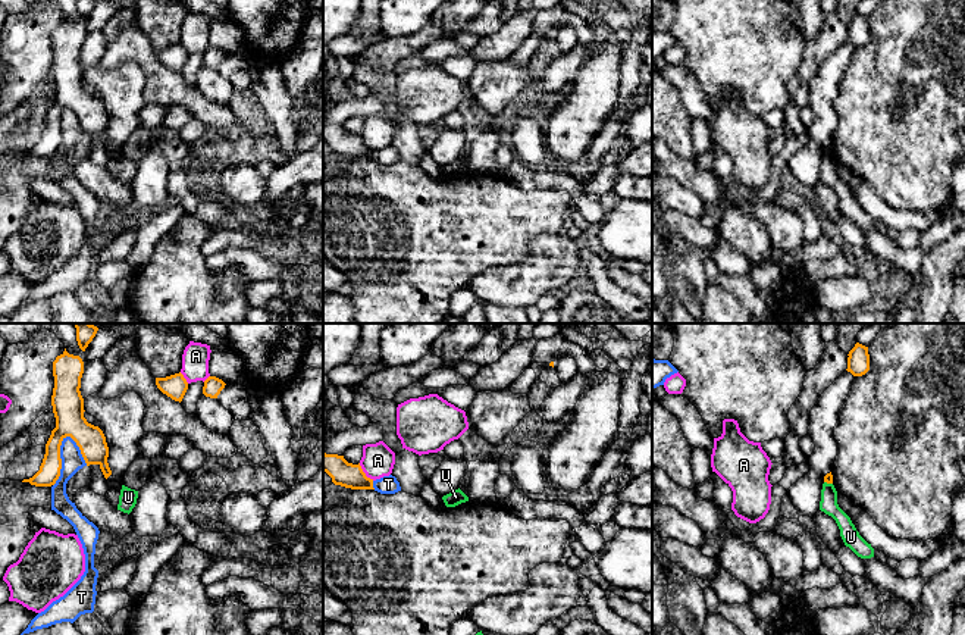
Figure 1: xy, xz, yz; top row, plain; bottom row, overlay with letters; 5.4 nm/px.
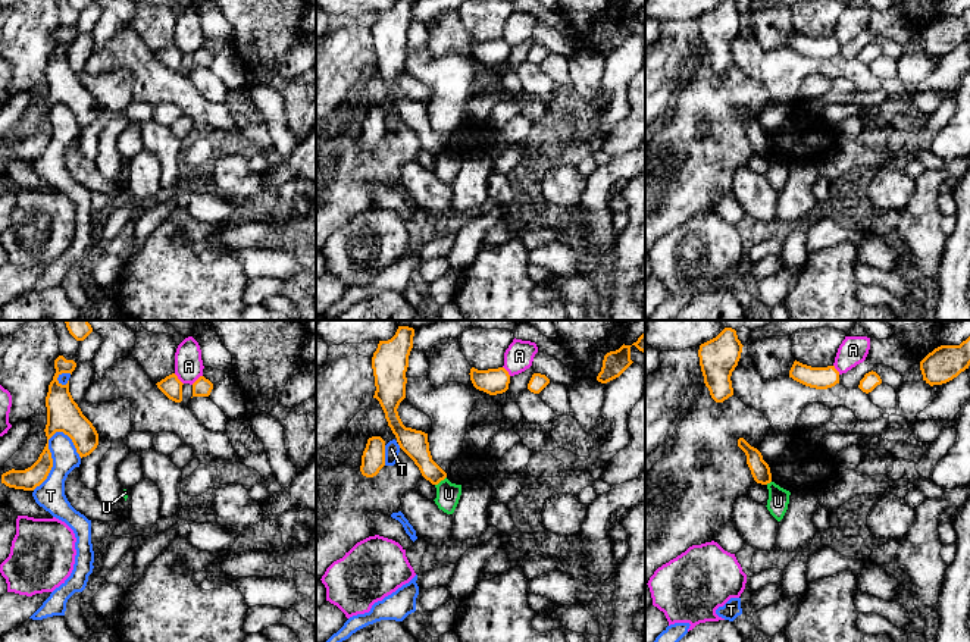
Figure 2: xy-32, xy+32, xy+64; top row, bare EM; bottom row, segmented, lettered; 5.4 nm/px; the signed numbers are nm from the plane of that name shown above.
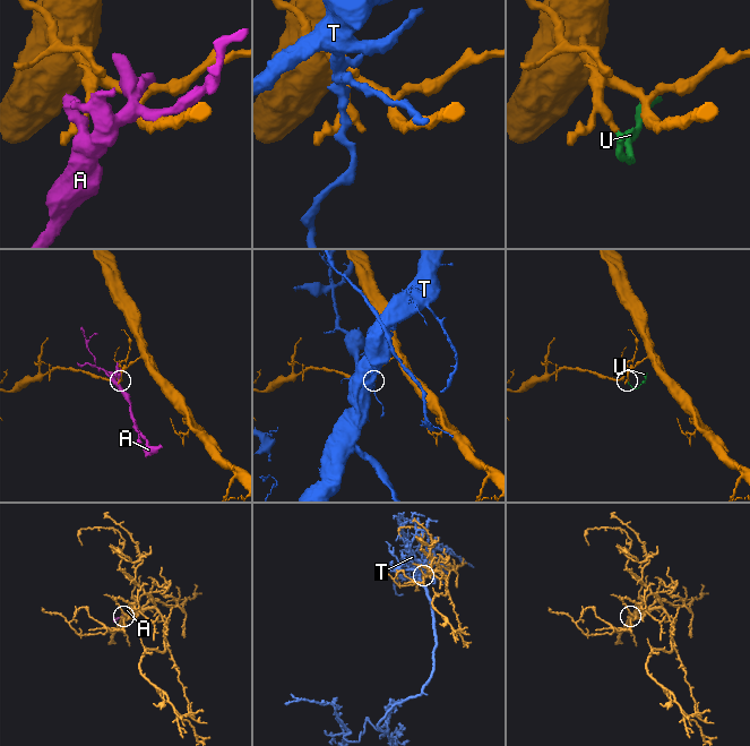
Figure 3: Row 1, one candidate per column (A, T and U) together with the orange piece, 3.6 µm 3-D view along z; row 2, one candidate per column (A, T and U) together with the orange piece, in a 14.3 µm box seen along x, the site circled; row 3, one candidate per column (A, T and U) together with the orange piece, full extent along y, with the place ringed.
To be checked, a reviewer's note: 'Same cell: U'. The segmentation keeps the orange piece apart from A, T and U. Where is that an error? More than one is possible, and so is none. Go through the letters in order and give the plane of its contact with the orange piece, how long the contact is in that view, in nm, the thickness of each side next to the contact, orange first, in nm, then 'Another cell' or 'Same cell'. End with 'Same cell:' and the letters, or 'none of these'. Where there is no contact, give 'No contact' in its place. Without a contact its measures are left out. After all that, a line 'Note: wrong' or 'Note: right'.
A: Touches orange in xz. Shared border 130 nm. Thickness 140 nm (orange) against 180 nm. Another cell
T: Touches orange in xy. Shared border 300 nm. Thickness 160 nm (orange) against 120 nm. Another cell
U: Touches orange in yz. Shared border 50 nm. Thickness 50 nm (orange) against 100 nm. Another cell
Same cell: none of these
Note: wrong

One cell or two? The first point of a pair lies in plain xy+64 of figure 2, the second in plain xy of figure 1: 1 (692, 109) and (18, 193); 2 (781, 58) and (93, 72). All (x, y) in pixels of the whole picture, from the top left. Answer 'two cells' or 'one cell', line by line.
1: one cell
2: one cell

